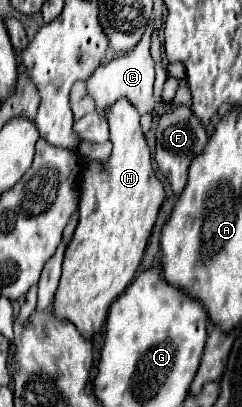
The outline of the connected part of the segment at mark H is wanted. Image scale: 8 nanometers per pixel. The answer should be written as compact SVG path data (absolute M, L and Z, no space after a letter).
M119 100L107 110L107 120L113 152L107 160L91 160L83 168L79 222L65 250L63 276L53 300L55 318L75 324L87 340L101 332L109 306L131 284L165 198L163 184L153 174L137 110L127 100Z

